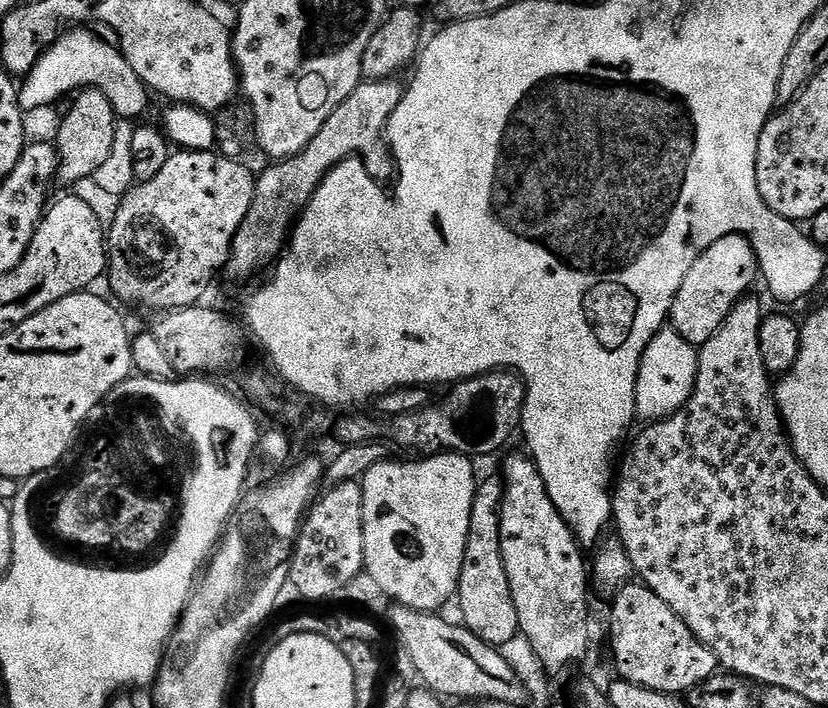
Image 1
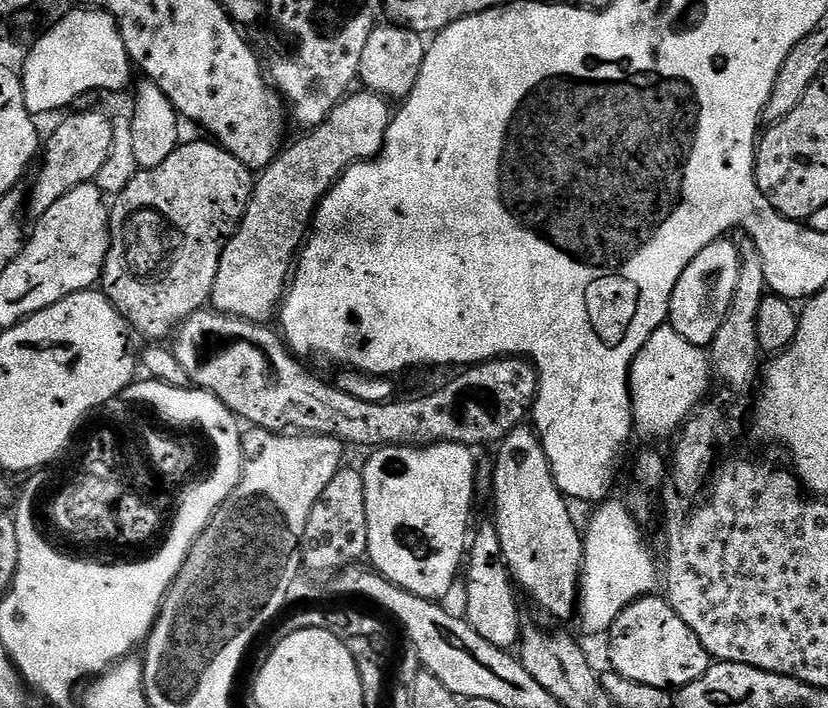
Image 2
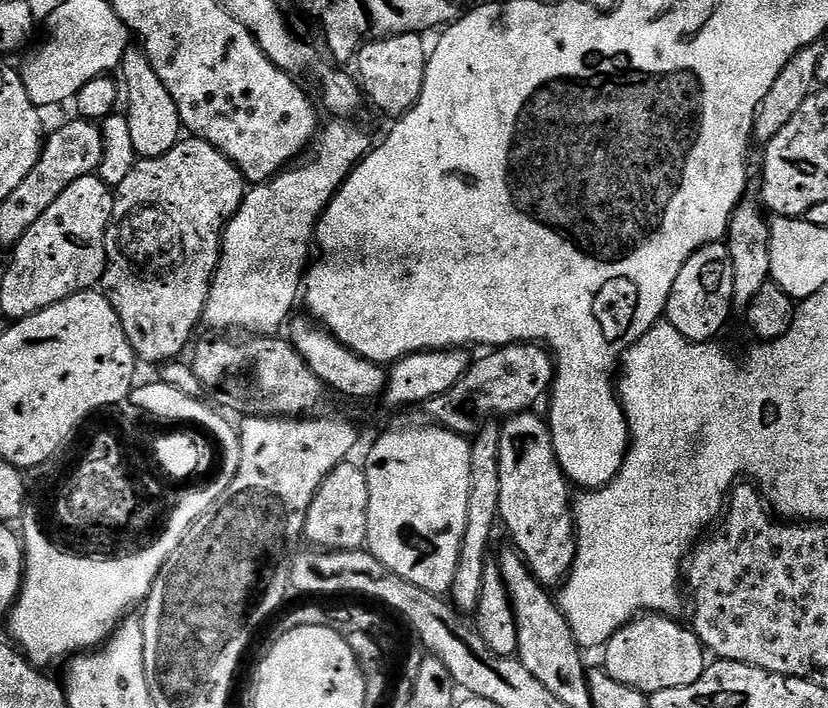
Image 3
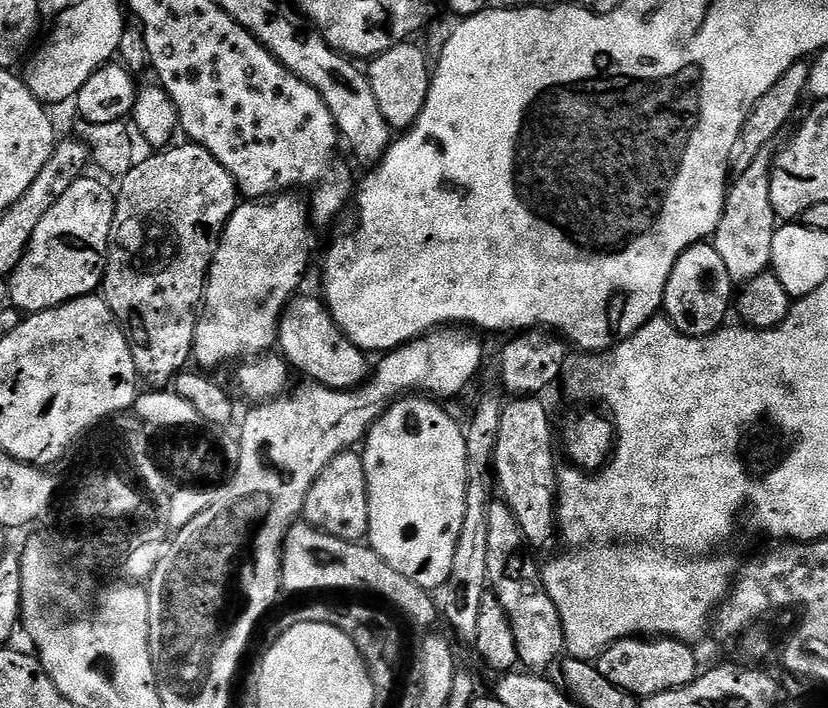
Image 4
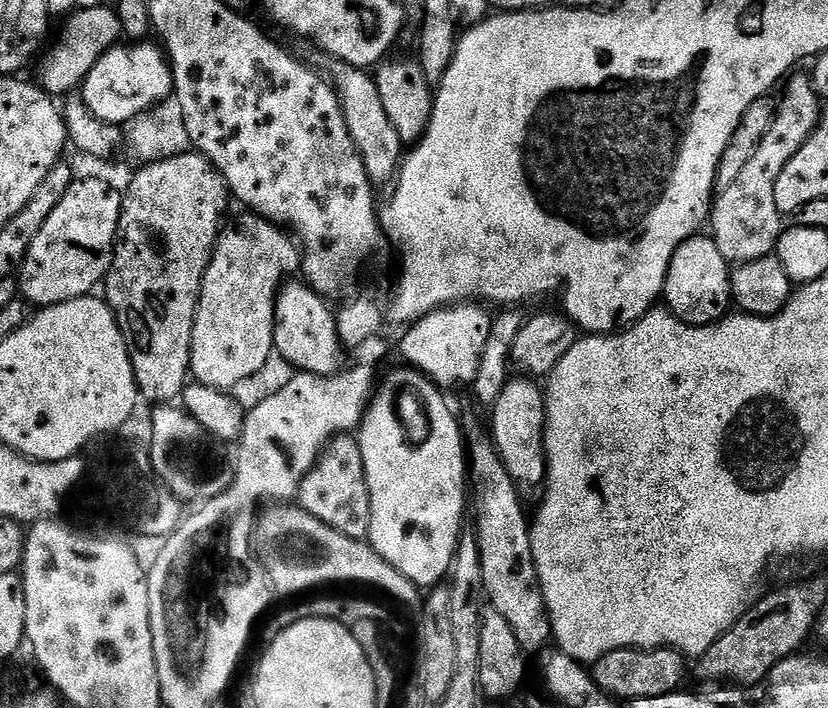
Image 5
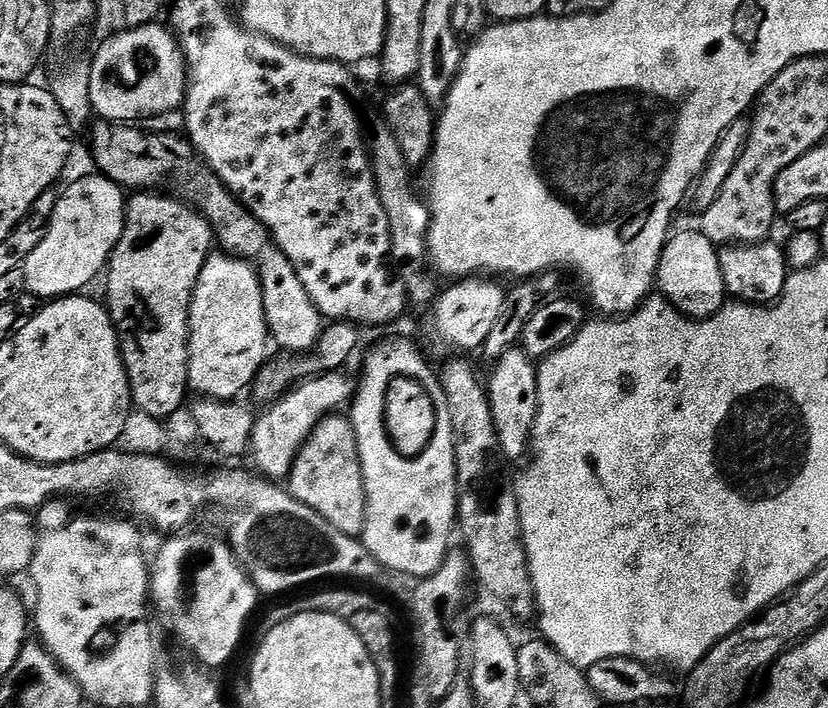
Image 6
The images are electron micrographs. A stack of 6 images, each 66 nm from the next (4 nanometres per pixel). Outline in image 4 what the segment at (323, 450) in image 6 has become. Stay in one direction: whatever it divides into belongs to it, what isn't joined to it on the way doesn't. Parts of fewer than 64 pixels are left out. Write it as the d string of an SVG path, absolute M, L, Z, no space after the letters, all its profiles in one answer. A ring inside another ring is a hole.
M359 451L339 452L318 474L318 478L306 493L303 519L318 530L343 540L363 541L368 535L370 506L368 505L368 483L364 469L364 457Z

